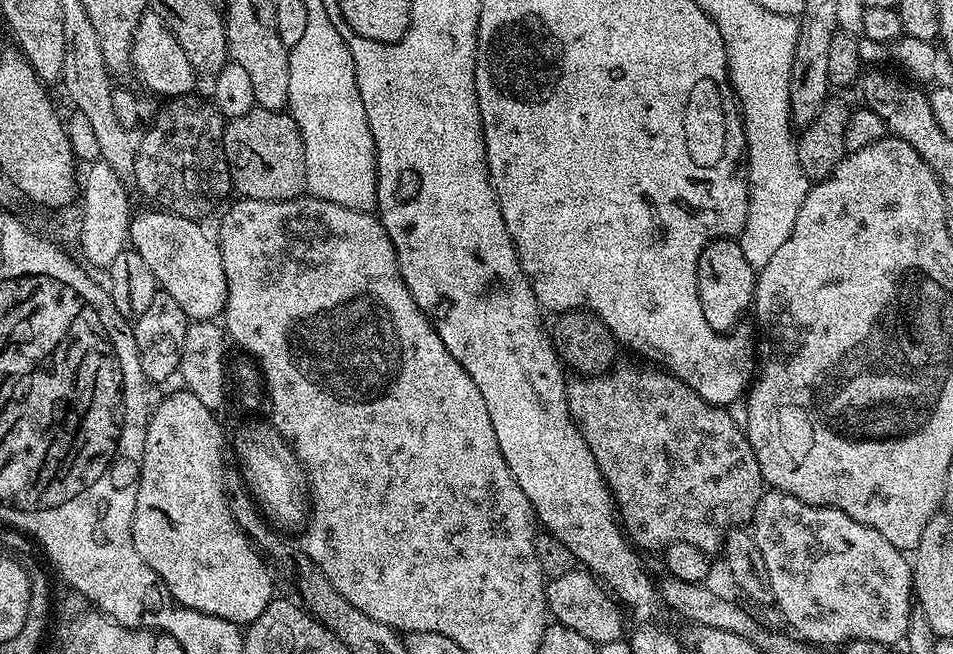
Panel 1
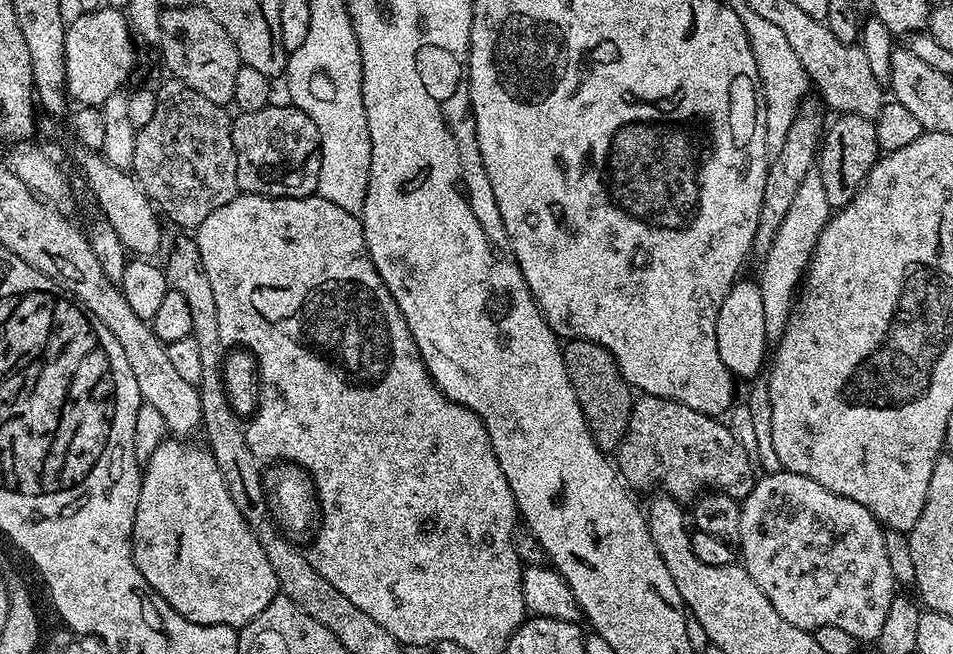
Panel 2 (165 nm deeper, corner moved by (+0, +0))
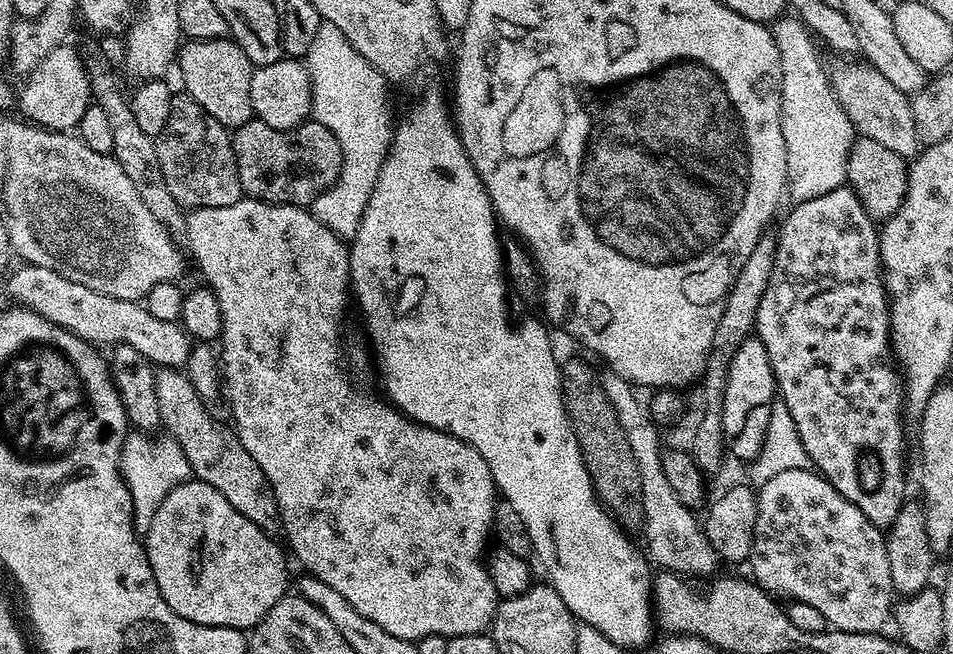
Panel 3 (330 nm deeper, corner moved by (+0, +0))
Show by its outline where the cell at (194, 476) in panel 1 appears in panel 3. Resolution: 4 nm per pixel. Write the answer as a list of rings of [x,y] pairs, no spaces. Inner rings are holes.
[[[189,478],[162,498],[162,506],[158,506],[142,543],[148,552],[150,570],[154,570],[154,582],[158,582],[158,590],[174,614],[202,626],[251,630],[289,591],[288,564],[283,550],[272,540],[250,518],[238,514],[214,486]]]

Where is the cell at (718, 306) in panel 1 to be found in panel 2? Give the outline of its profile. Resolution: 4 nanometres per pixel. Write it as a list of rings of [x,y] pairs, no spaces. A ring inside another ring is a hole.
[[[737,279],[732,289],[726,294],[722,306],[718,310],[716,337],[718,338],[718,354],[722,354],[722,362],[731,370],[733,377],[741,381],[751,381],[766,364],[766,353],[770,345],[766,338],[766,313],[762,311],[762,294],[759,283],[755,279]]]

